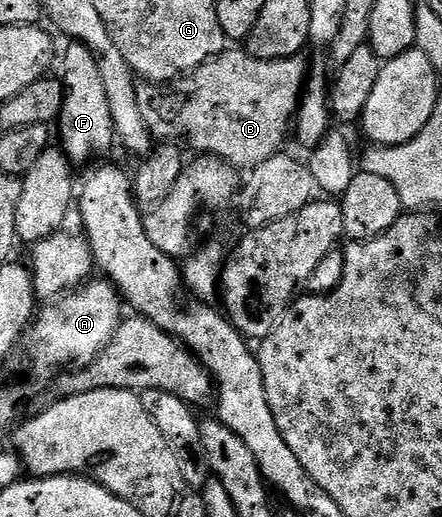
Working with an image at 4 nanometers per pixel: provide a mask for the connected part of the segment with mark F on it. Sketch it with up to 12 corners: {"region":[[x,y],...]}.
{"region":[[68,46],[58,144],[72,166],[117,138],[98,60]]}

